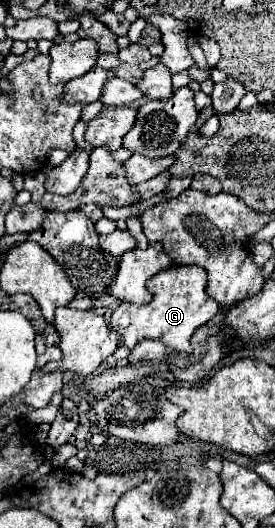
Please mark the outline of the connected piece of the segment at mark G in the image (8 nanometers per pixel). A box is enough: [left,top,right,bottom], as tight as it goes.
[111,266,219,354]

